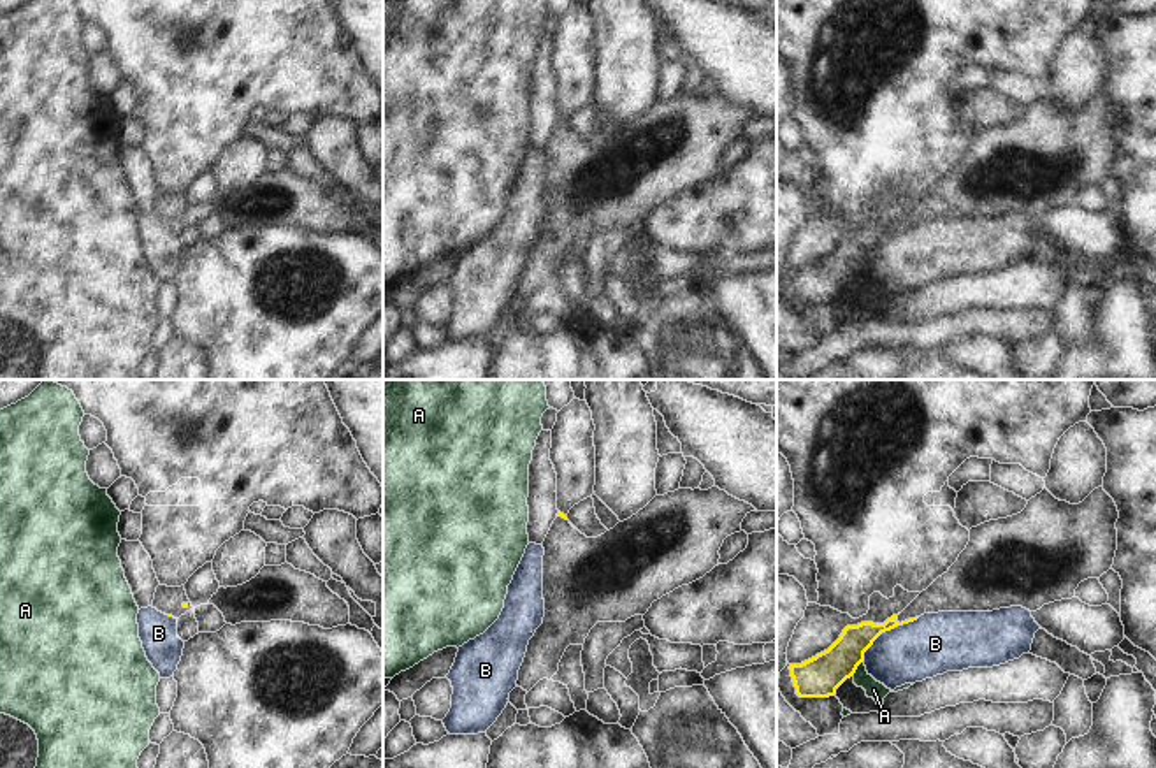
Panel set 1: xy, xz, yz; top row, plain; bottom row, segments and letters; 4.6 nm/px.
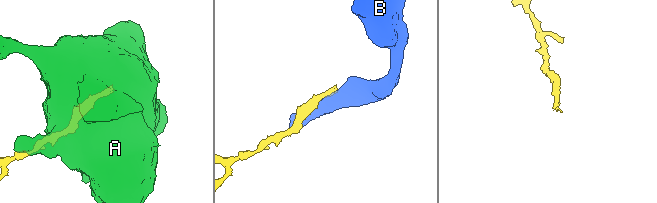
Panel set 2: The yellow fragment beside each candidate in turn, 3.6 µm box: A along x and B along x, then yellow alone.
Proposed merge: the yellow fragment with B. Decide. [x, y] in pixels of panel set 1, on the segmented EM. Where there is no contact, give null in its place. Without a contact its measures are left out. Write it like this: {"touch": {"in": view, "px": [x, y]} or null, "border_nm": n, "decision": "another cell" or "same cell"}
{"touch": {"in": "yz", "px": [886, 630]}, "border_nm": 340, "decision": "another cell"}

